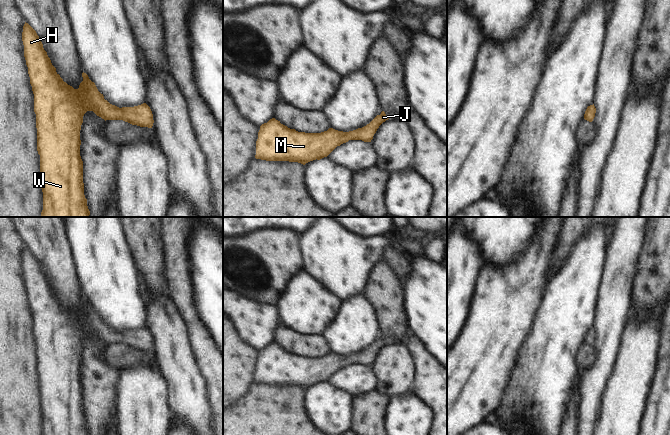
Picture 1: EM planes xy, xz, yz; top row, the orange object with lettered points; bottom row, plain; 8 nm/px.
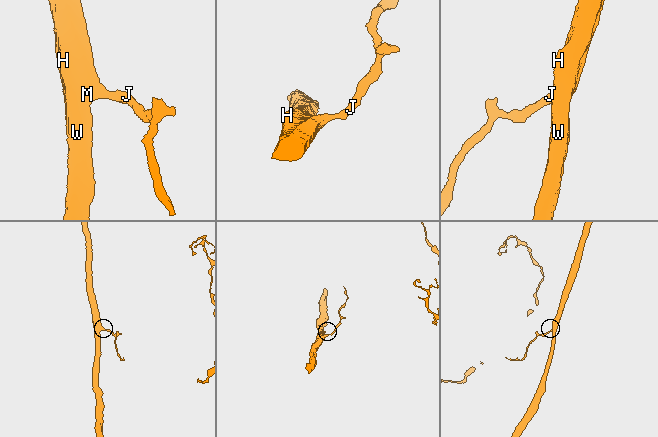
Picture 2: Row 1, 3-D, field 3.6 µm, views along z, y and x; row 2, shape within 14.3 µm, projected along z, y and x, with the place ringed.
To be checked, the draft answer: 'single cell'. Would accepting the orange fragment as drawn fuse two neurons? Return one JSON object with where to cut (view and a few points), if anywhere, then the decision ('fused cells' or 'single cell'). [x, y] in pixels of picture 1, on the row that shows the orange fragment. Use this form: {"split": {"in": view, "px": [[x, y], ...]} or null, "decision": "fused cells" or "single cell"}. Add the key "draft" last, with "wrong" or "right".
{"split": null, "decision": "single cell", "draft": "right"}

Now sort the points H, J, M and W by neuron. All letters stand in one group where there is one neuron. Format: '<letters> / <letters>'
H J M W

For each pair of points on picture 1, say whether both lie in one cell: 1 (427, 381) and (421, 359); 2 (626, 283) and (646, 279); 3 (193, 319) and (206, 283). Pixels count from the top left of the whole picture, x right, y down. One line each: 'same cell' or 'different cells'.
1: same cell
2: different cells
3: different cells

